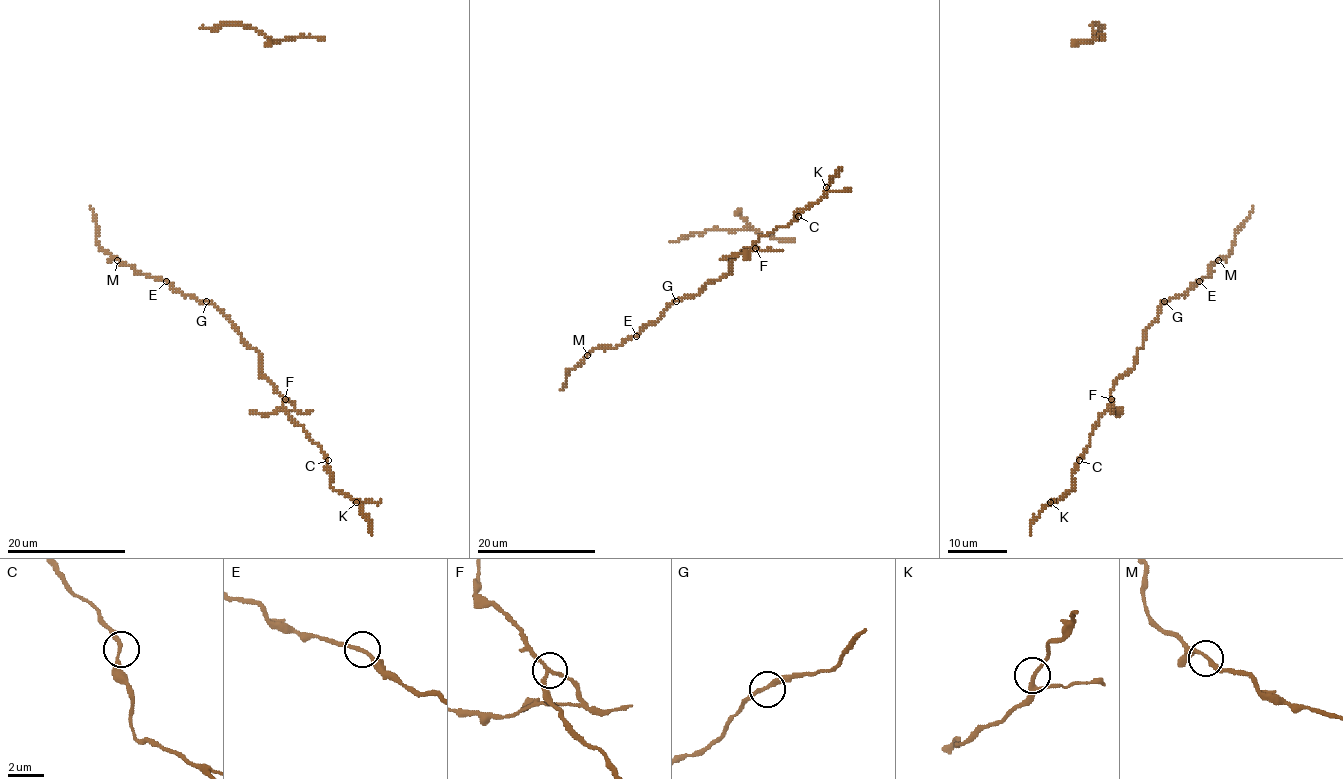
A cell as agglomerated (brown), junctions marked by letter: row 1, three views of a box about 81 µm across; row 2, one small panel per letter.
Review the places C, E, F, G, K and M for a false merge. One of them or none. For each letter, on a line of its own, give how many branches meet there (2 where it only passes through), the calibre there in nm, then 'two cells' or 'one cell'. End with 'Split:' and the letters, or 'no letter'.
C: 2 branches meet; 190 nm thick; one cell
E: 2 branches meet; 200 nm thick; one cell
F: 3 branches meet; 180 nm thick; two cells
G: 2 branches meet; 240 nm thick; one cell
K: 3 branches meet; 190 nm thick; one cell
M: 2 branches meet; 200 nm thick; one cell
Split: F

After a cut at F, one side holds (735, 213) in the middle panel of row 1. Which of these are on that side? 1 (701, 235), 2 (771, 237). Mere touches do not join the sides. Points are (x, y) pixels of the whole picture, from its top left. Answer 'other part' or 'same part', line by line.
1: same part
2: same part

